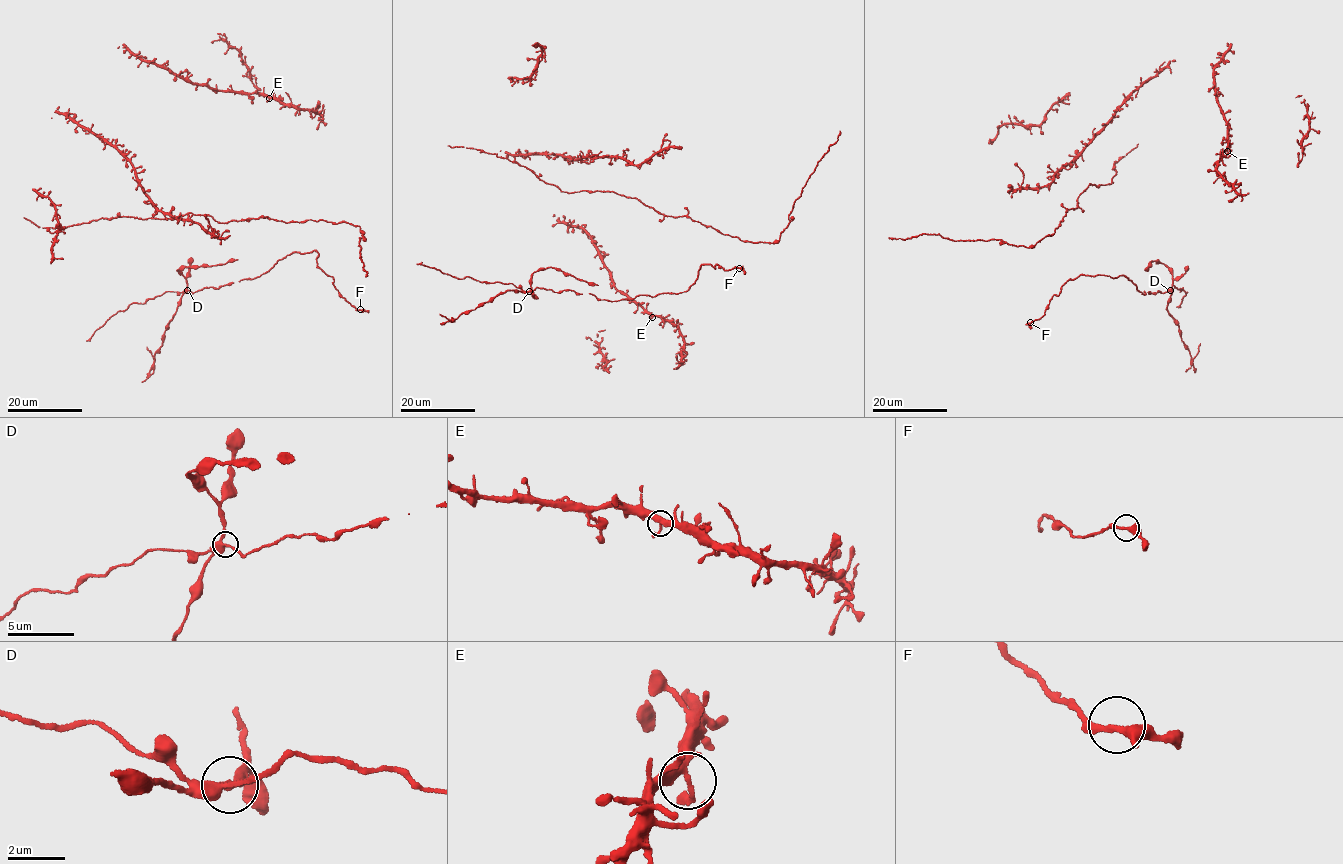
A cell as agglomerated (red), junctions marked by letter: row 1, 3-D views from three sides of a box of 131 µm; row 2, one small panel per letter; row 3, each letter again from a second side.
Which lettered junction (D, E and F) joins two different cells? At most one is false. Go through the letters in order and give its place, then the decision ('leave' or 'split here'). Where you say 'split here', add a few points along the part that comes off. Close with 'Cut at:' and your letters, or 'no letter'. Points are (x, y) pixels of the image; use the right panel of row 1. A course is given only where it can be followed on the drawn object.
D: (1170, 290) | split here | (1170, 291), (1167, 311), (1178, 326), (1182, 341), (1191, 356), (1191, 367), (1184, 371)
E: (1227, 151) | leave
F: (1030, 322) | leave
Cut at: D

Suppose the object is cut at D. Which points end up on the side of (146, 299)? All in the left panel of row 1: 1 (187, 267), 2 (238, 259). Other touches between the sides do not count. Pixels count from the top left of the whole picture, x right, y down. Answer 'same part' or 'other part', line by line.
1: other part
2: other part

